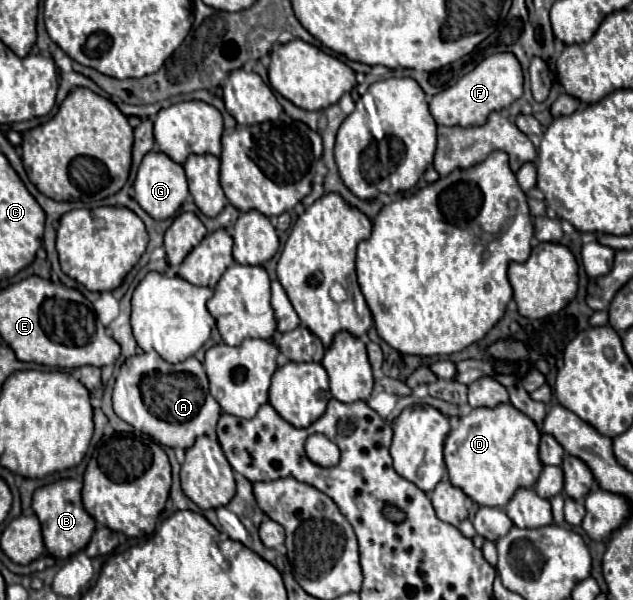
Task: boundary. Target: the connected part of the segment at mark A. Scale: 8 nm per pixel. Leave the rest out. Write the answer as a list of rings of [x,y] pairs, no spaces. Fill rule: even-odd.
[[[140,353],[124,361],[114,383],[112,393],[114,411],[120,419],[152,435],[166,447],[192,447],[198,435],[216,437],[216,425],[220,417],[220,405],[208,391],[208,379],[202,363],[196,357],[188,357],[182,363],[168,363],[158,353]]]

